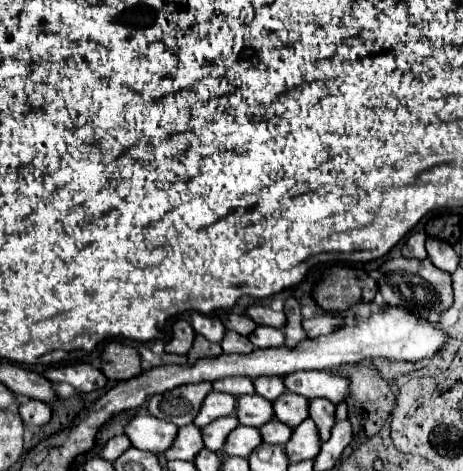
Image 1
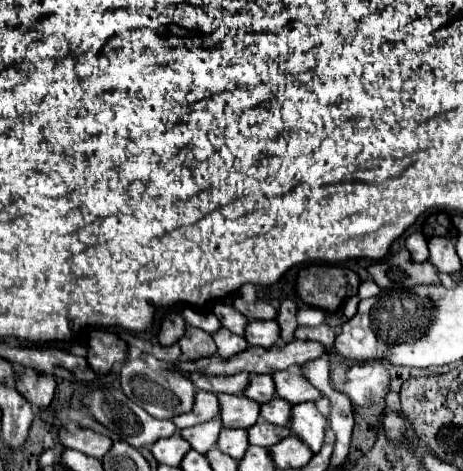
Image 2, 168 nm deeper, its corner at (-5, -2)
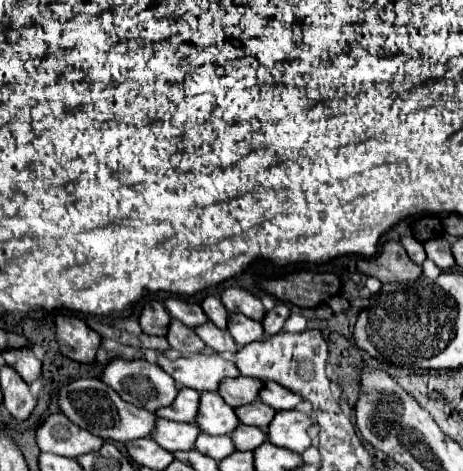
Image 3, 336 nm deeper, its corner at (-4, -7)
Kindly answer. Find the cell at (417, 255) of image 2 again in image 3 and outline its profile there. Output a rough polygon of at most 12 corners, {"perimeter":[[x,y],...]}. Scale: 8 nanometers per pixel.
{"perimeter":[[404,236],[400,242],[412,262],[422,264],[426,252],[418,240]]}

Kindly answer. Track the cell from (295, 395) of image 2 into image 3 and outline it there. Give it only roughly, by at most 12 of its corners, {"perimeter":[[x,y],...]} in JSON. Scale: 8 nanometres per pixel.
{"perimeter":[[266,382],[260,400],[274,410],[292,410],[302,396]]}

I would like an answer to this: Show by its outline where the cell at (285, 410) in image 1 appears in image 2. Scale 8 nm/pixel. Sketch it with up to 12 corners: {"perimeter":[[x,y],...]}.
{"perimeter":[[273,397],[261,405],[259,415],[273,425],[289,419],[291,403]]}

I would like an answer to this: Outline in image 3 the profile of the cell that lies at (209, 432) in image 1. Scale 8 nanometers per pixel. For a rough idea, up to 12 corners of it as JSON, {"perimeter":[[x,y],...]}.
{"perimeter":[[158,418],[154,440],[168,452],[194,448],[196,424]]}

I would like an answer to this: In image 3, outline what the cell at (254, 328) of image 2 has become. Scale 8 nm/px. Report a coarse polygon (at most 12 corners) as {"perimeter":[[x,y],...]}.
{"perimeter":[[232,314],[228,330],[238,346],[264,338],[260,322]]}

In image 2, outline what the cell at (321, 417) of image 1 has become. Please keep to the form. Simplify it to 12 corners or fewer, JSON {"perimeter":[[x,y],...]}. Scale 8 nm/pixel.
{"perimeter":[[315,403],[291,409],[287,429],[313,453],[321,449],[327,419]]}

